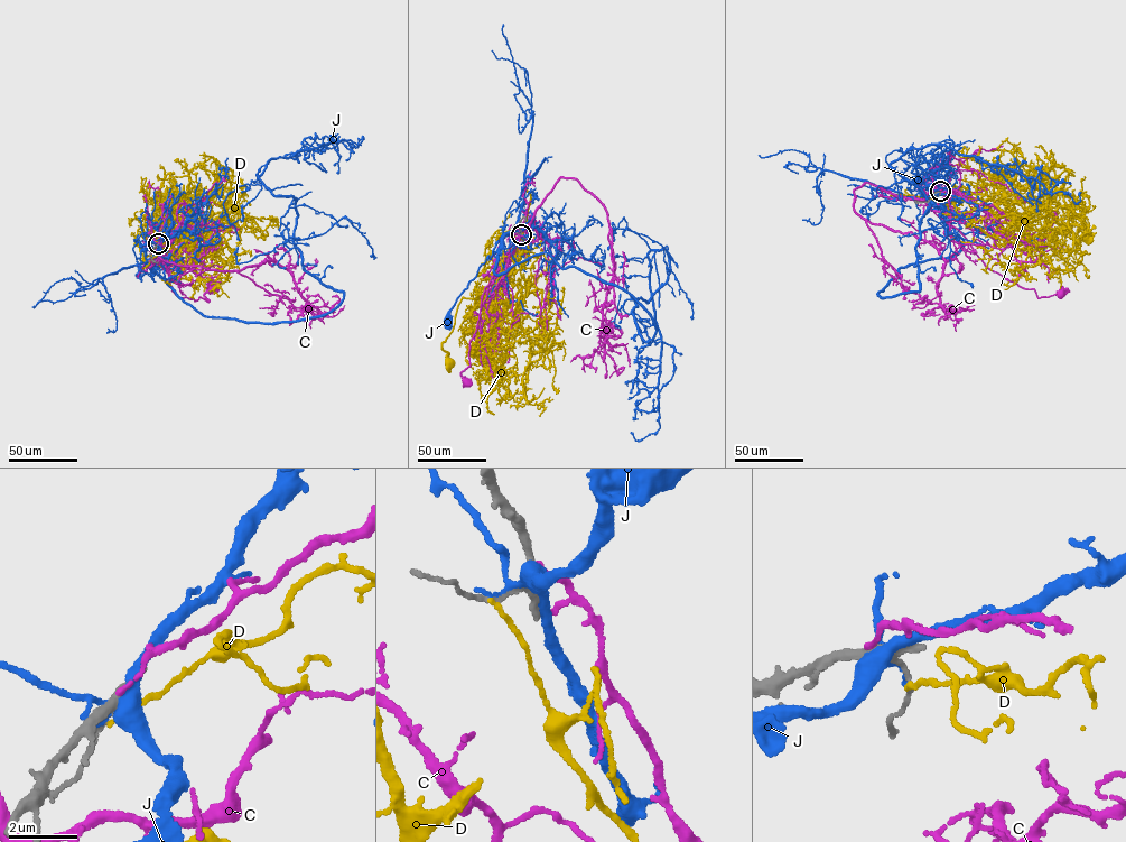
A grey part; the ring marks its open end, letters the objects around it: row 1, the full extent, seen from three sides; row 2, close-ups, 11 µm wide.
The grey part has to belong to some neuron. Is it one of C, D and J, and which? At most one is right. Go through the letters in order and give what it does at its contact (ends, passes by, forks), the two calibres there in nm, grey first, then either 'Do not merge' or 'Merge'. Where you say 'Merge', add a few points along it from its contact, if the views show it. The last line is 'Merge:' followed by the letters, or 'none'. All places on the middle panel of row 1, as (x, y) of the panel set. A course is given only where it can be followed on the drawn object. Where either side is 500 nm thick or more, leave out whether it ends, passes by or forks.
C: It ends there. Thickness 190 nm (grey) against 110 nm. Do not merge
D: It ends there. Thickness 110 nm (grey) against 130 nm. Do not merge
J: It forks there. Thickness 220 nm (grey) against 400 nm. Do not merge
Merge: none

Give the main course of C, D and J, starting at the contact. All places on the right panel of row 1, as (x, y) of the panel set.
C: (939, 192), (947, 190), (936, 188), (926, 203), (957, 229), (986, 266), (1034, 289), (1039, 297), (1061, 293)
D: (940, 193), (985, 193), (1019, 218), (1031, 202), (1026, 207), (1072, 232), (1083, 229), (1085, 237)
J: (939, 192), (932, 194), (931, 199), (952, 213), (961, 232), (984, 234), (1011, 242), (1039, 243)

